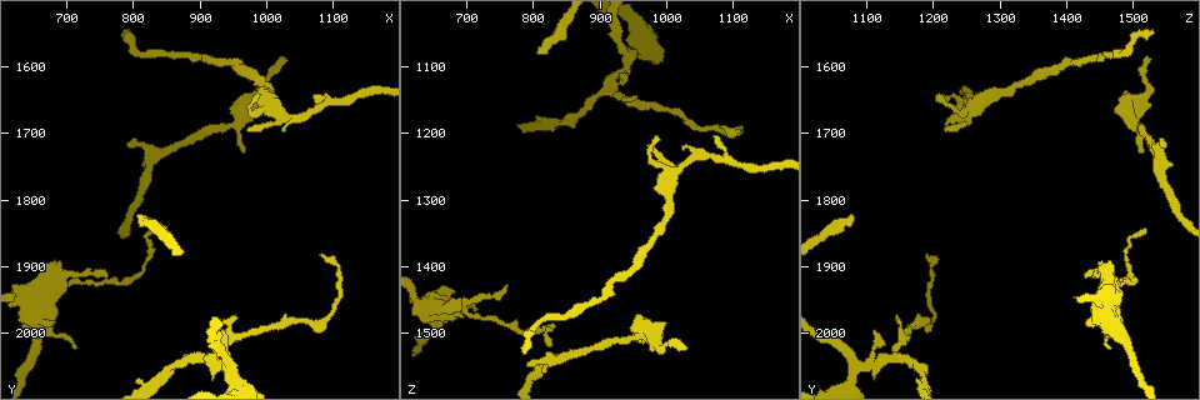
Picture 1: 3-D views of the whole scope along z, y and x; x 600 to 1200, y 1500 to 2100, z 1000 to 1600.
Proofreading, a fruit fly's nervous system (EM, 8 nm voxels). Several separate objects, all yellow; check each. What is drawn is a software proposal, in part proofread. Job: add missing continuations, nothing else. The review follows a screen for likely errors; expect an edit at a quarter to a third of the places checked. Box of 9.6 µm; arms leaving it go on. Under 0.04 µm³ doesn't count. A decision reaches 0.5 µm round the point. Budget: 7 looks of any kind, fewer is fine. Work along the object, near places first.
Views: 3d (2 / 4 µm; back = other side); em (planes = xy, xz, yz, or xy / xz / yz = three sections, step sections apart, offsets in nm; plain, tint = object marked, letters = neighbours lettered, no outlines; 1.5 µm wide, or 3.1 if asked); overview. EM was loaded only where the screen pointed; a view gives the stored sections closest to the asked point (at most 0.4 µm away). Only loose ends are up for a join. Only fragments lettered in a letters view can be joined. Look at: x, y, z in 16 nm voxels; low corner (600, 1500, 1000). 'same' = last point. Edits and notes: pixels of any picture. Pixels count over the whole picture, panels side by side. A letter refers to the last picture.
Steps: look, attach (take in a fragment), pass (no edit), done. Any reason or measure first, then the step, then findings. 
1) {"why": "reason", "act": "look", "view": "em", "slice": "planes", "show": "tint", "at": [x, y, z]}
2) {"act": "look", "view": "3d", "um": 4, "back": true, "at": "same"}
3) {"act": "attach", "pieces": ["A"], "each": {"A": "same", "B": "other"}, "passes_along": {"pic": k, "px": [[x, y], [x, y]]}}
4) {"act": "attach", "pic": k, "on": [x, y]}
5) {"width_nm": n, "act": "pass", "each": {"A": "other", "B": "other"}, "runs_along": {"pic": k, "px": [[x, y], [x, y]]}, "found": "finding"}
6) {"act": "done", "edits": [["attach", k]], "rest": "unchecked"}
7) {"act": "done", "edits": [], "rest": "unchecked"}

{"why": "branch stops here", "act": "look", "view": "3d", "um": 2, "back": true, "at": [825, 1845, 1515]}

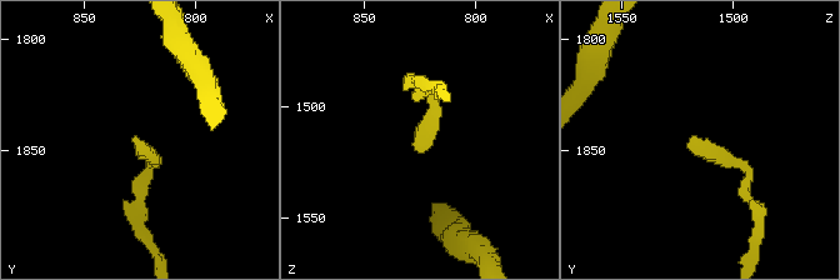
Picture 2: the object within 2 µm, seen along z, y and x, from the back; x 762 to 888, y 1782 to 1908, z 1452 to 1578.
{"why": "now the EM", "act": "look", "view": "em", "slice": "planes", "show": "letters", "at": [827, 1845, 1520]}

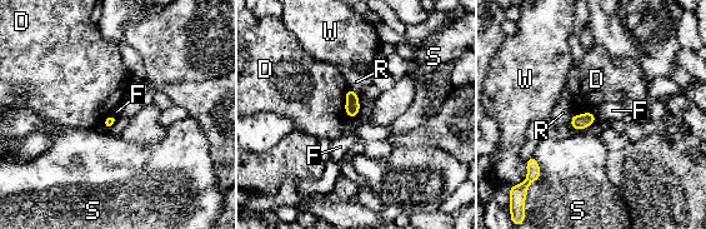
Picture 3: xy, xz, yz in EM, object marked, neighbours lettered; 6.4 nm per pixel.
{"longest_contact_nm": ["D", 200], "act": "pass", "each": {"D": "other", "F": "other", "R": "other", "S": "other", "W": "other"}, "found": "no lettered fragment goes on from it"}

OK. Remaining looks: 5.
{"why": "branch stops here", "act": "look", "view": "3d", "um": 2, "back": true, "at": [790, 1715, 1545]}

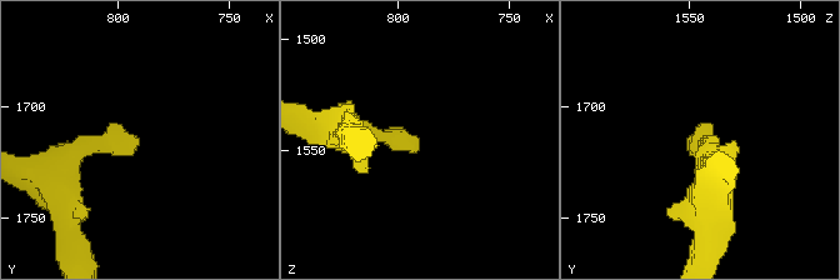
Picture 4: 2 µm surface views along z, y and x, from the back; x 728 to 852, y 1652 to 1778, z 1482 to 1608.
{"act": "look", "view": "em", "slice": "planes", "show": "letters", "at": [790, 1713, 1548]}

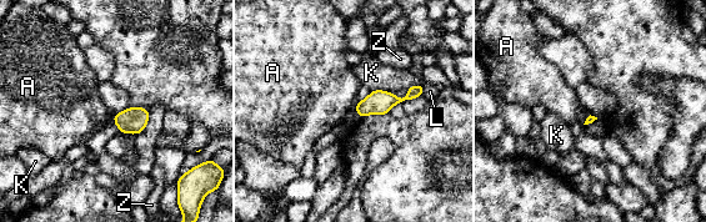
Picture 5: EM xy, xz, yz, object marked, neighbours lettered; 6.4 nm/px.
{"act": "pass", "each": {"A": "other", "K": "other", "L": "other", "Z": "other"}, "border": {"pic": 5, "px": [[357, 102], [354, 107]]}, "found": "none of them fits"}

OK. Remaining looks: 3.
{"why": "thin end", "act": "look", "view": "3d", "um": 4, "back": true, "at": [990, 1650, 1205]}

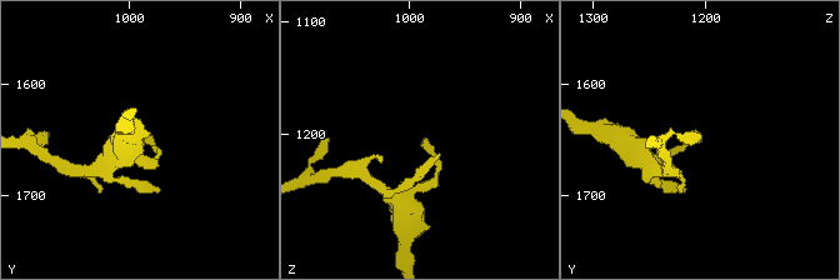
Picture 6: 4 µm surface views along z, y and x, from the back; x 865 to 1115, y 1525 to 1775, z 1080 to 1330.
{"why": "now the EM", "act": "look", "view": "em", "slice": "xy", "step": 4, "show": "letters", "at": [988, 1648, 1202]}

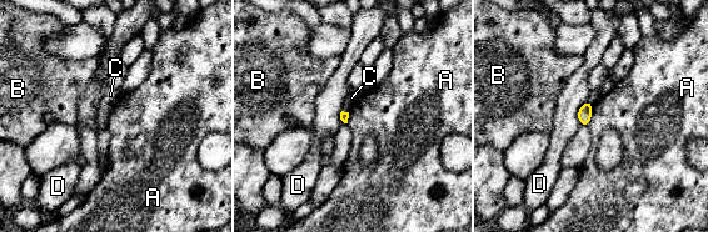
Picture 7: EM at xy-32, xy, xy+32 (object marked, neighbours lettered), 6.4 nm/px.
{"longest_contact_nm": ["D", 180], "act": "pass", "each": {"A": "other", "B": "other", "C": "other", "D": "other"}, "border": {"pic": 7, "px": [[593, 104], [591, 121], [587, 125]]}, "found": "no lettered fragment goes on from it"}

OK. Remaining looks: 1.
{"act": "done", "edits": [], "rest": "unchecked"}

